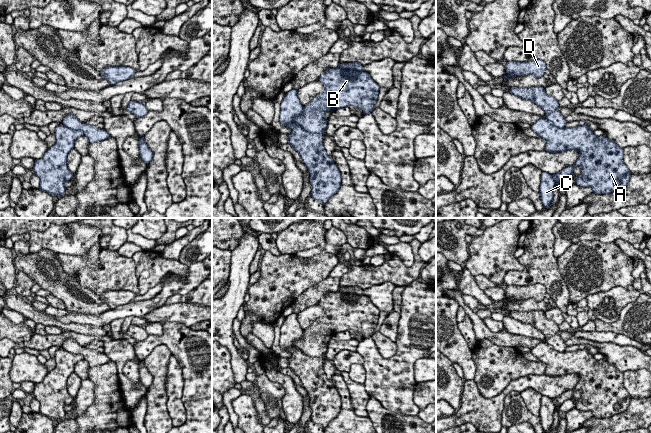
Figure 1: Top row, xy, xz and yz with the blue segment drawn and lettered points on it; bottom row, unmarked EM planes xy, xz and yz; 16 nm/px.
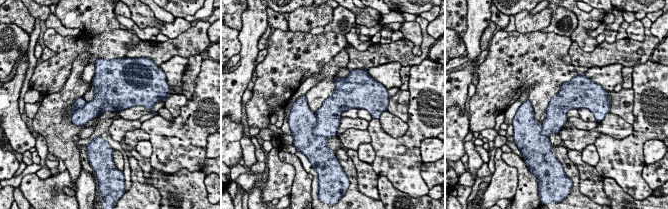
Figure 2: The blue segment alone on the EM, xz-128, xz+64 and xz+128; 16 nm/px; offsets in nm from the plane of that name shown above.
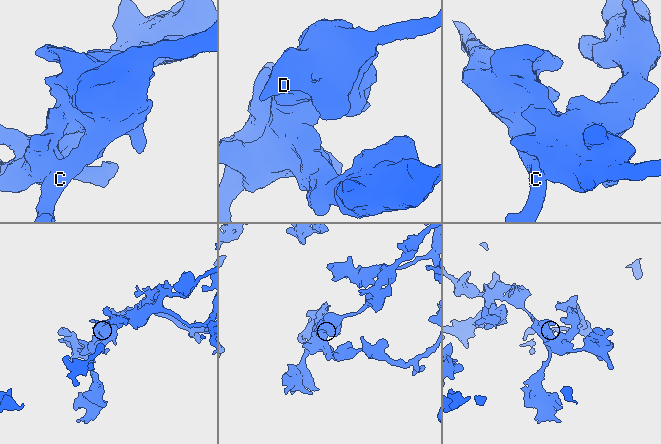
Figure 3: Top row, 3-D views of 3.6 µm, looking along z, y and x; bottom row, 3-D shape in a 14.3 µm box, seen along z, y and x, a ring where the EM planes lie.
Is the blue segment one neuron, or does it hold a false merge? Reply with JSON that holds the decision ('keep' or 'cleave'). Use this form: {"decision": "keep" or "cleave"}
{"decision": "cleave"}

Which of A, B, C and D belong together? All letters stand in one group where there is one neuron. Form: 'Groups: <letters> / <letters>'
Groups: A / B C D

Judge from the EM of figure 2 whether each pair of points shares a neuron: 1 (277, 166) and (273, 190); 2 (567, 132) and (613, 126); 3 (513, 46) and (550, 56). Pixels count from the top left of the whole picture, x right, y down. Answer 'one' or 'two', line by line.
1: one
2: one
3: one

